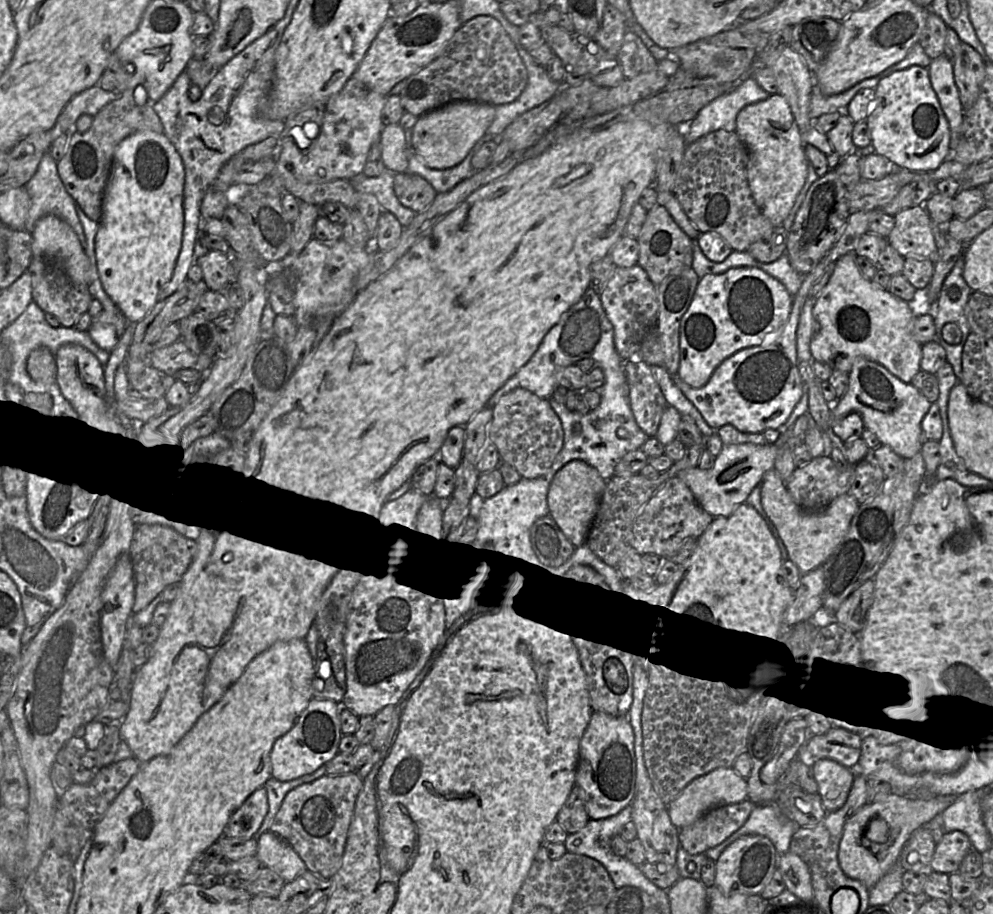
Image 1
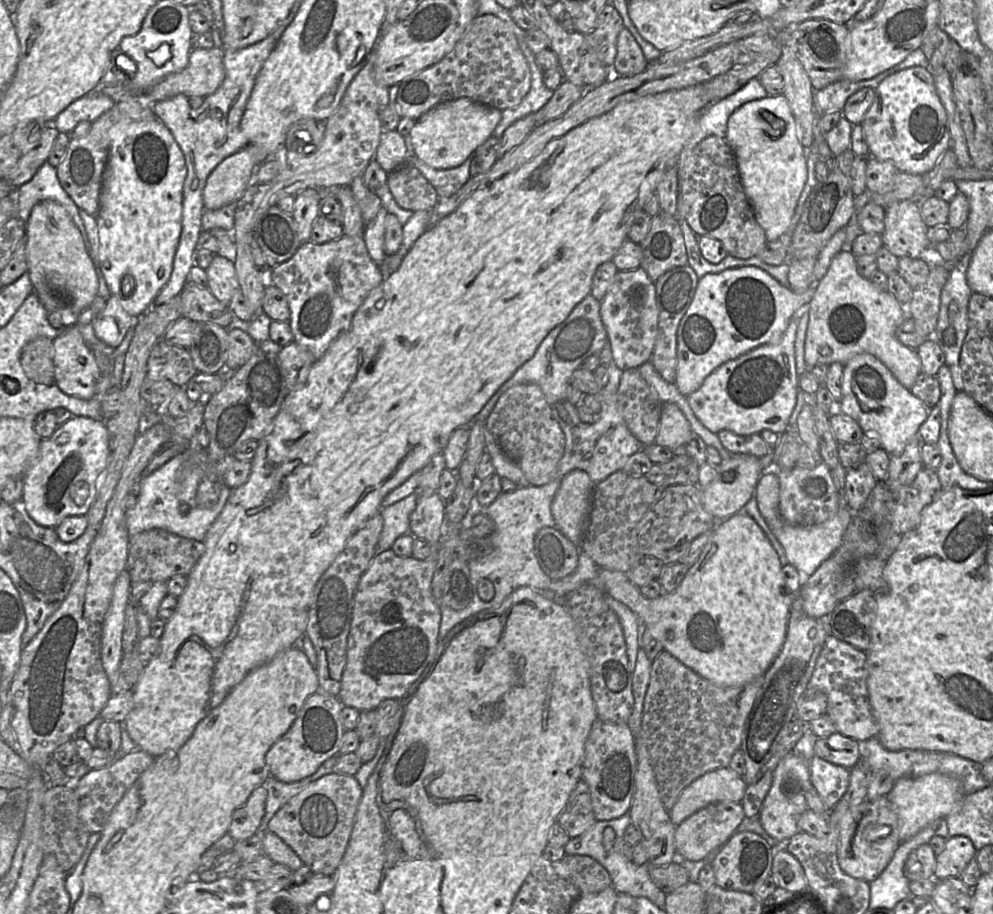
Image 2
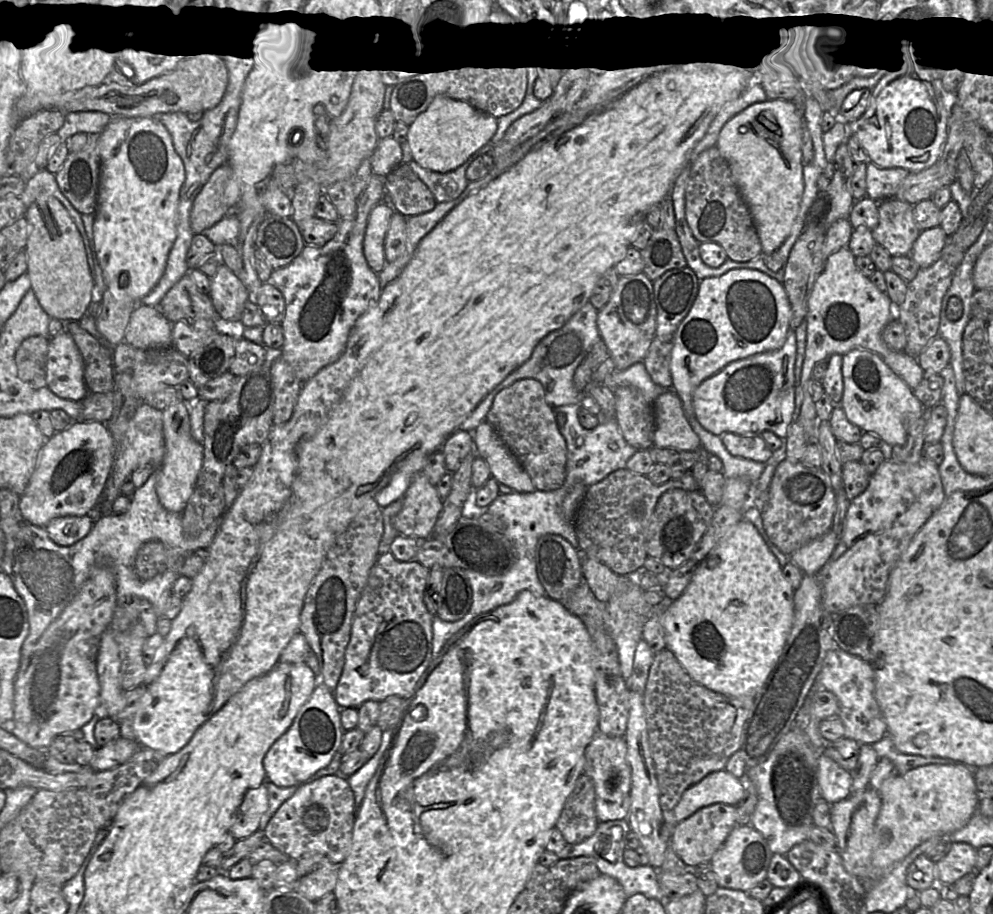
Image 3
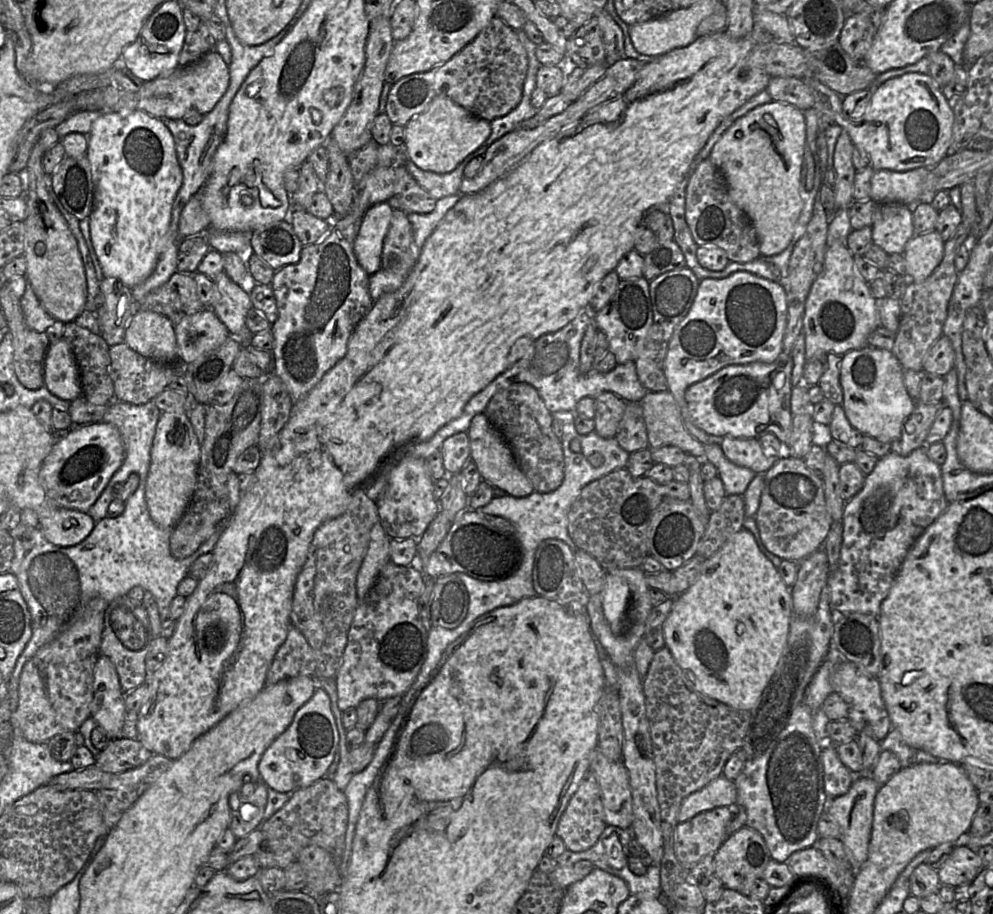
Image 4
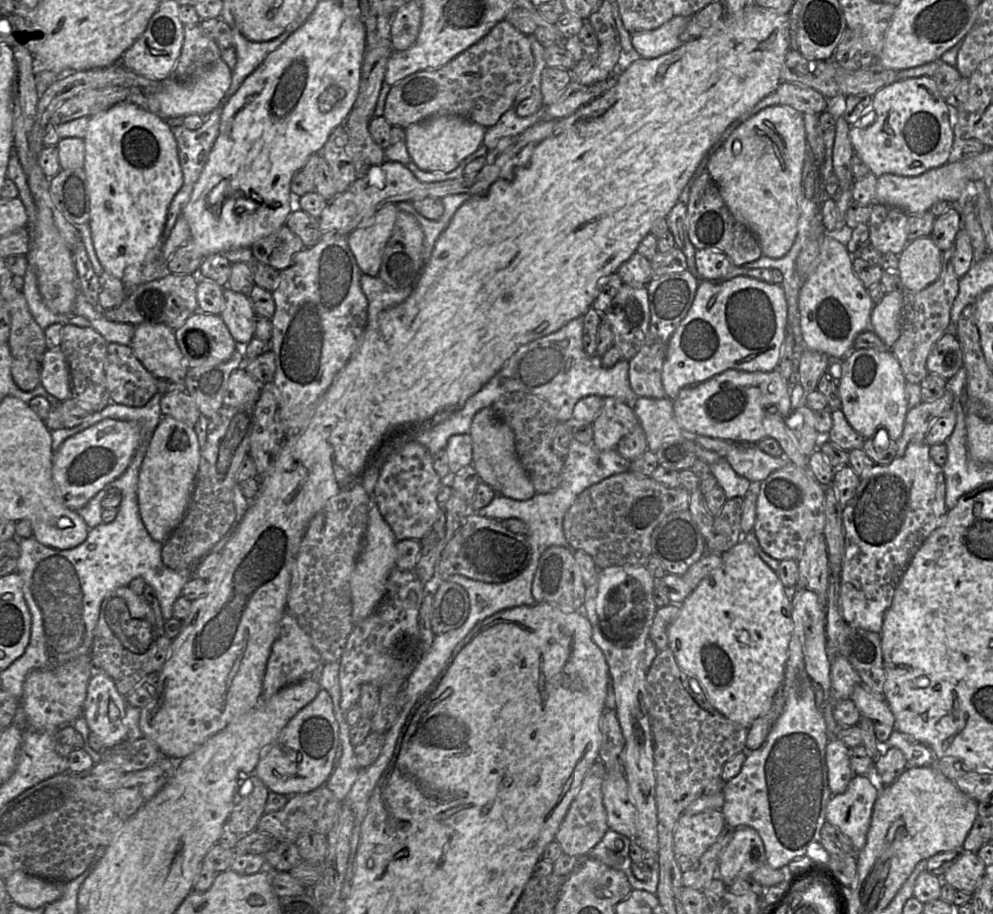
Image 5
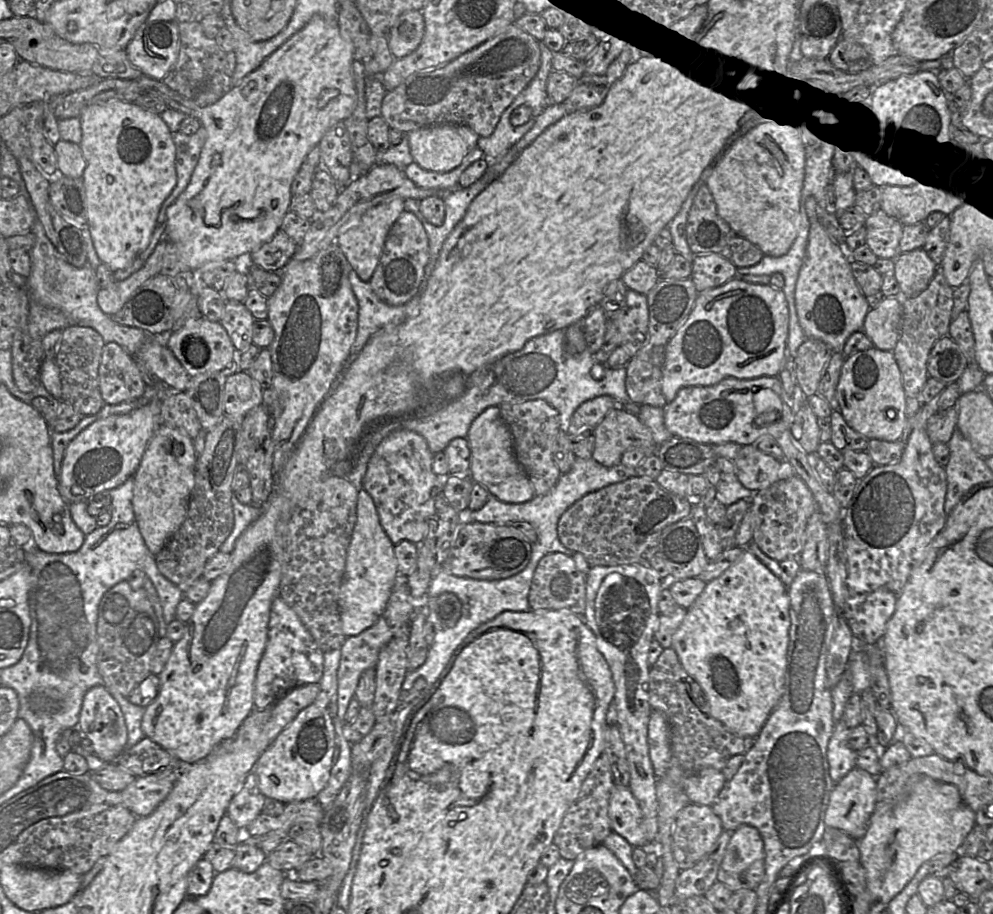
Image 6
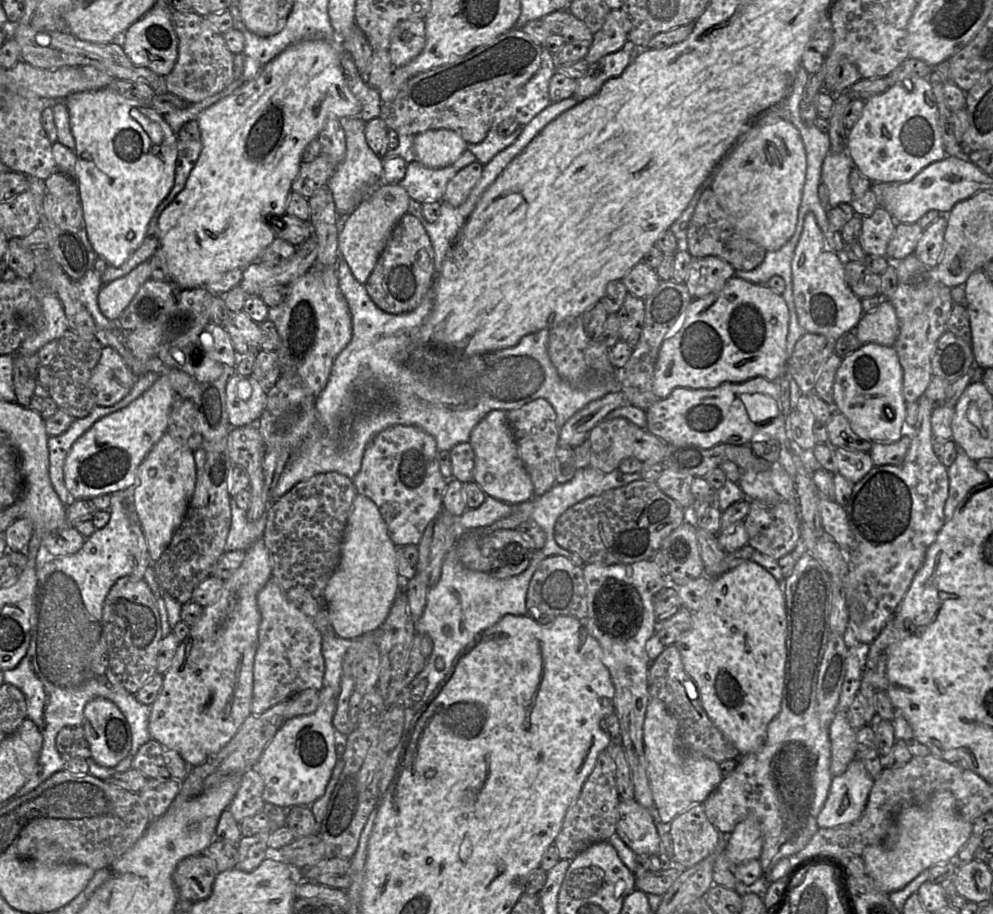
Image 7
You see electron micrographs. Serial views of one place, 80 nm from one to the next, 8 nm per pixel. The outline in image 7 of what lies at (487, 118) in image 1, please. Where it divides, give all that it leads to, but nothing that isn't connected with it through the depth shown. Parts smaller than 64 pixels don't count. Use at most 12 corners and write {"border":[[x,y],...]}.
{"border":[[452,130],[414,135],[415,161],[443,168],[467,150]]}

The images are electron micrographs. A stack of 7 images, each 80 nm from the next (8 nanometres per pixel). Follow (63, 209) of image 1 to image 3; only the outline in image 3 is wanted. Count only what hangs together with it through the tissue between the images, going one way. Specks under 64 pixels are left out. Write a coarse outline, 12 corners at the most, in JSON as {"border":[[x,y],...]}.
{"border":[[38,171],[19,197],[28,208],[42,193],[61,202],[84,244],[90,245],[81,214],[63,195],[55,175]]}

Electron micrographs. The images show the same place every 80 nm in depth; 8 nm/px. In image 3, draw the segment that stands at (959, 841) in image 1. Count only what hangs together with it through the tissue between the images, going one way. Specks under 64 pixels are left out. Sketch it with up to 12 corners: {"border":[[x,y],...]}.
{"border":[[953,842],[936,863],[937,885],[976,871],[977,850]]}

